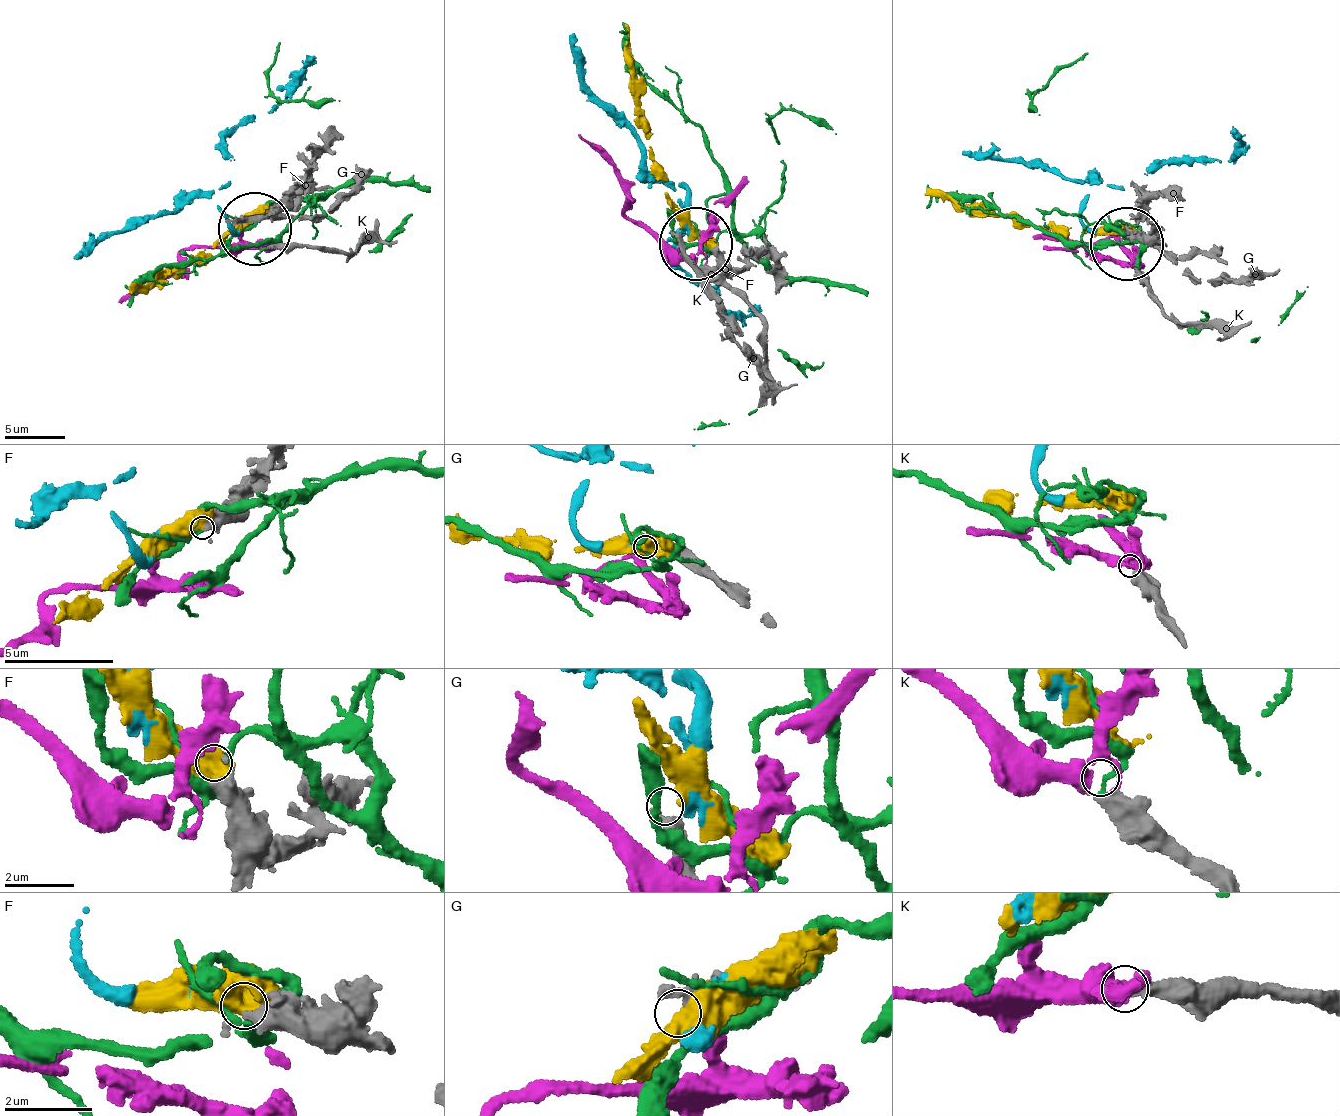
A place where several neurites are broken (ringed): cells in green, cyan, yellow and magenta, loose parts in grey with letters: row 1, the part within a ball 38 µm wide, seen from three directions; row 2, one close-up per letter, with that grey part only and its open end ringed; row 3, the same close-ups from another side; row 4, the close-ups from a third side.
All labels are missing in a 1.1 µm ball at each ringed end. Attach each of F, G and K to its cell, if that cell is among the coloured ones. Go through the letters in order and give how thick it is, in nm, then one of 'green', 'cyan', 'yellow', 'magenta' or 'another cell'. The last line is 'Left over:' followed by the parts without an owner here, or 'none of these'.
F: calibre 360 nm; yellow
G: calibre 440 nm; another cell
K: calibre 480 nm; magenta
Left over: G

